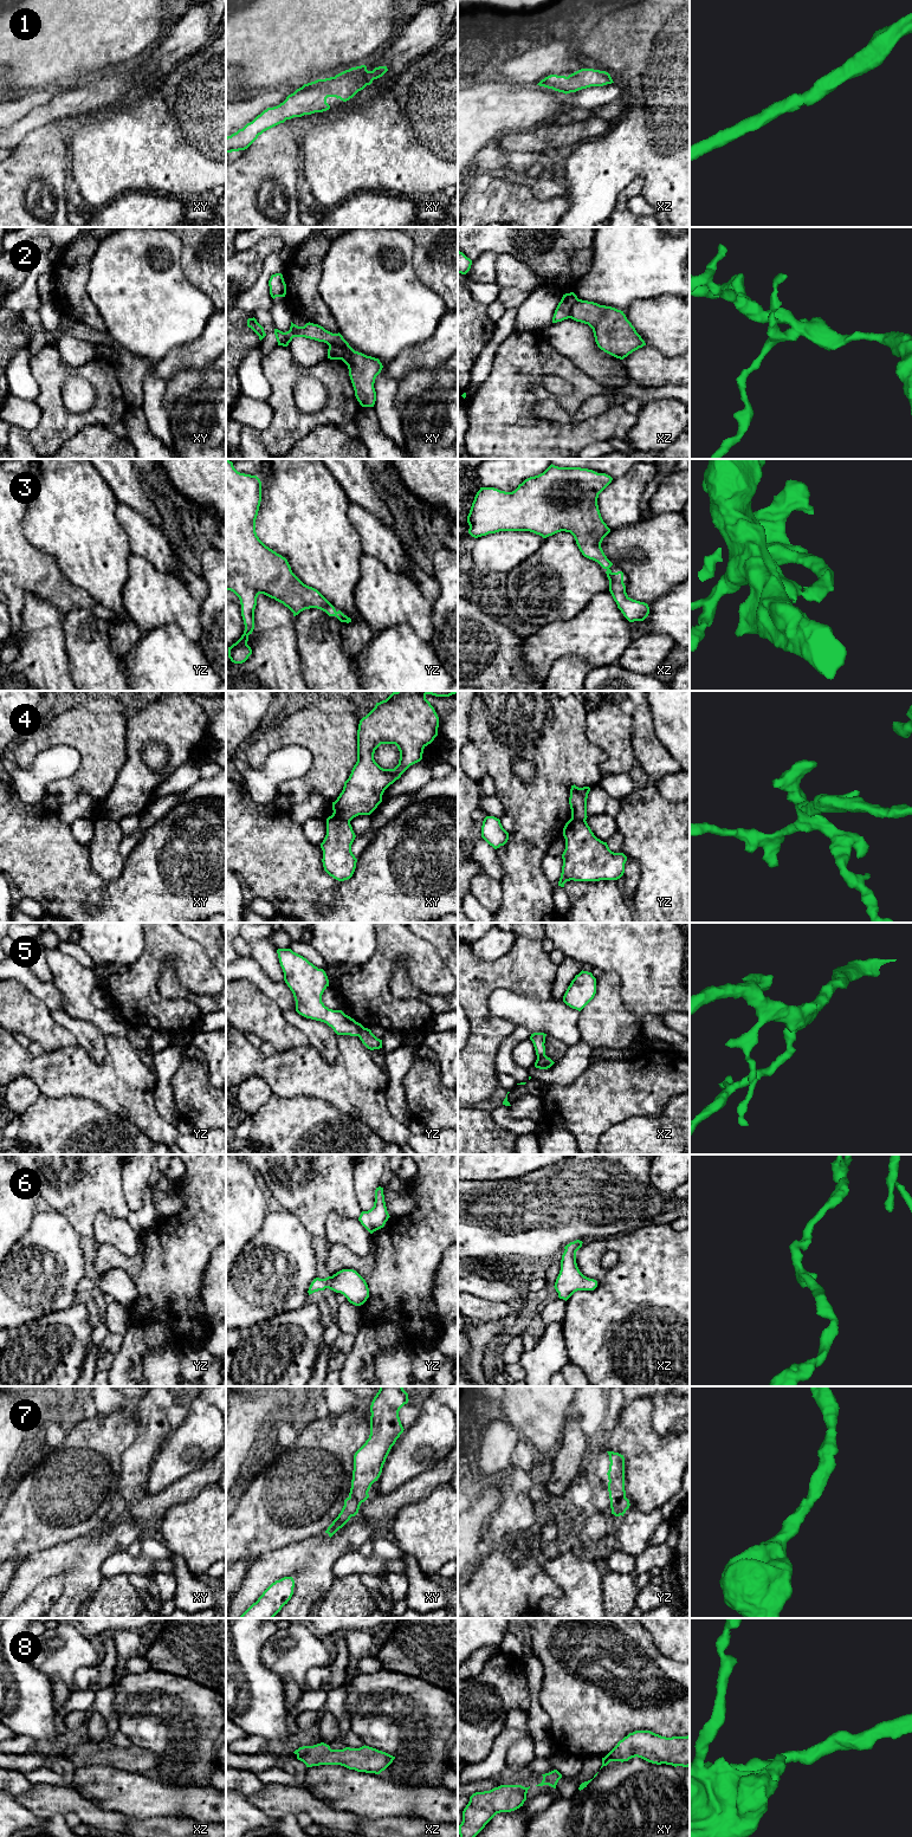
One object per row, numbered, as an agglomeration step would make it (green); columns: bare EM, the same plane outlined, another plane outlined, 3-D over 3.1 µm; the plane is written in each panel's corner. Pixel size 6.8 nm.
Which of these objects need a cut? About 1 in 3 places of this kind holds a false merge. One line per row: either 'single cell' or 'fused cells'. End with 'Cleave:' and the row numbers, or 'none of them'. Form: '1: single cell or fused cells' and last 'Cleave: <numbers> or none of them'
1: single cell
2: fused cells
3: single cell
4: fused cells
5: fused cells
6: single cell
7: single cell
8: single cell
Cleave: 2, 4, 5

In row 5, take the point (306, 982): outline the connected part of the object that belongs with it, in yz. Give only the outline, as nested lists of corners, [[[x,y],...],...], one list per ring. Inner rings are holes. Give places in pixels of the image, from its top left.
[[[278,949],[277,953],[284,981],[296,1001],[296,1011],[306,1018],[326,1023],[337,1035],[358,1036],[364,1028],[361,1023],[342,1010],[329,1009],[322,1002],[322,995],[329,987],[325,971],[291,949]]]

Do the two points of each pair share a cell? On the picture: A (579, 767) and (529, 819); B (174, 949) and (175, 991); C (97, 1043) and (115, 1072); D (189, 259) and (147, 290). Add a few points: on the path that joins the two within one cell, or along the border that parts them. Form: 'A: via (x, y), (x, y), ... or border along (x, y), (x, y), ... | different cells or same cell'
A: via (564, 776), (548, 793), (542, 804) | same cell
B: border along (170, 962), (178, 981), (194, 993) | different cells
C: border along (107, 1035), (102, 1061), (95, 1061), (79, 1046) | different cells
D: border along (180, 239), (183, 273), (196, 288) | different cells

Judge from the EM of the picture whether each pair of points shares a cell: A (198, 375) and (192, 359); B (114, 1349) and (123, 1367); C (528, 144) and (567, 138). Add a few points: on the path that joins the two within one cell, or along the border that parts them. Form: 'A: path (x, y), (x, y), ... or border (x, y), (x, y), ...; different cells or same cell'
A: border (211, 363), (202, 368), (180, 369), (169, 379); different cells
B: border (124, 1337), (122, 1347), (116, 1356); different cells
C: path (537, 141), (542, 138), (557, 138); same cell

